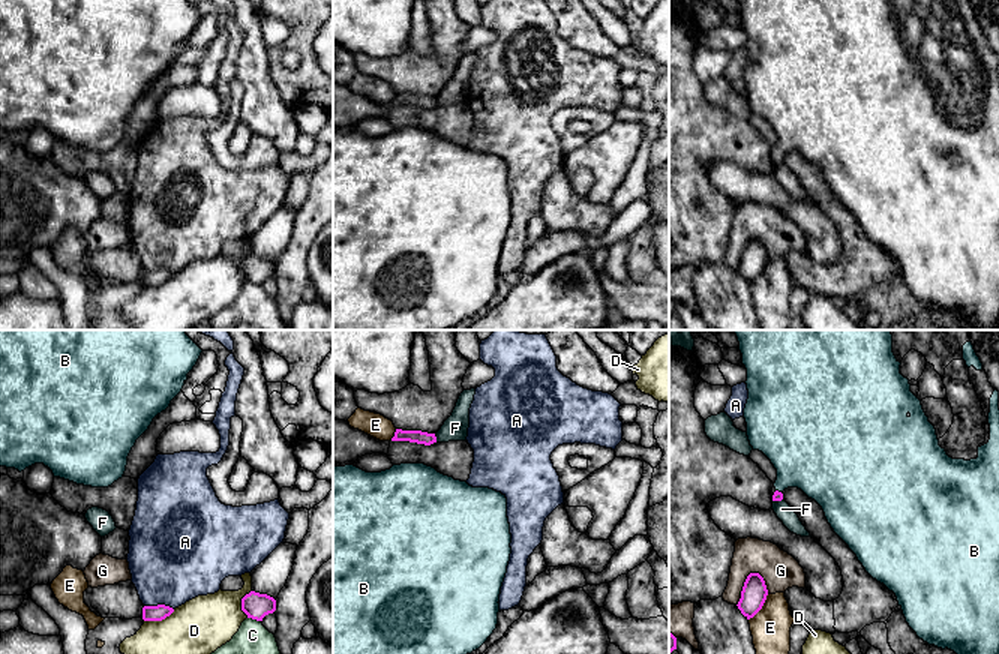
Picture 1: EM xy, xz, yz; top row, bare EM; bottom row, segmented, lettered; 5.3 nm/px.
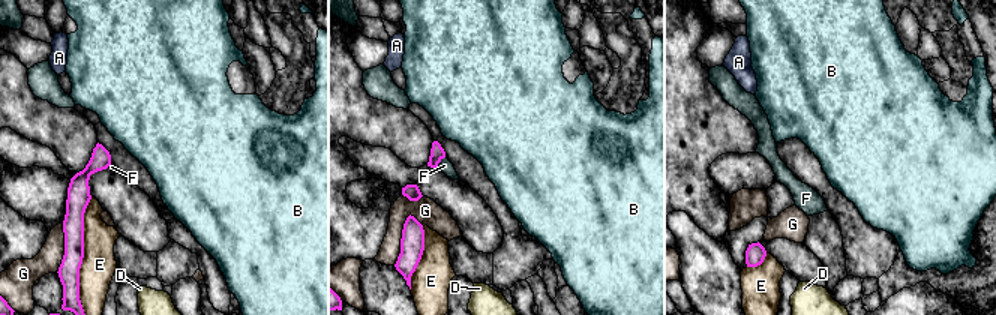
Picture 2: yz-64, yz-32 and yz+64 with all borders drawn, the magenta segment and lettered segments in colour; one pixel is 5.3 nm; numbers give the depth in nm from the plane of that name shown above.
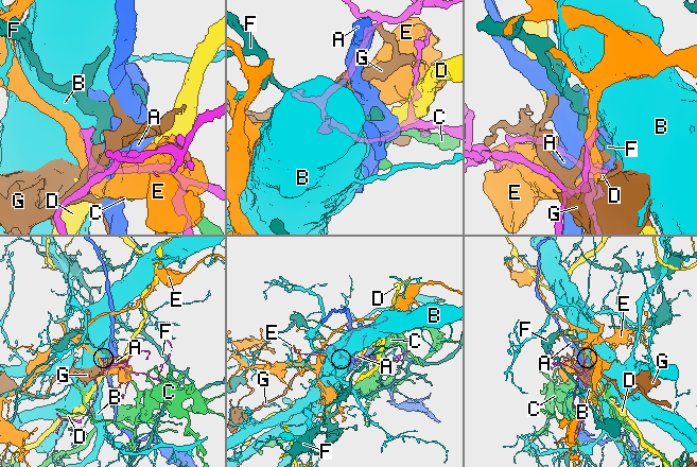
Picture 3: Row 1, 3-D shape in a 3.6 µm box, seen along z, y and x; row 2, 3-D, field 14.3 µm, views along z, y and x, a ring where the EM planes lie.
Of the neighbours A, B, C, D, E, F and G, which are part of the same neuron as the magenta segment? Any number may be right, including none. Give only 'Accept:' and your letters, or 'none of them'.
Accept: B

